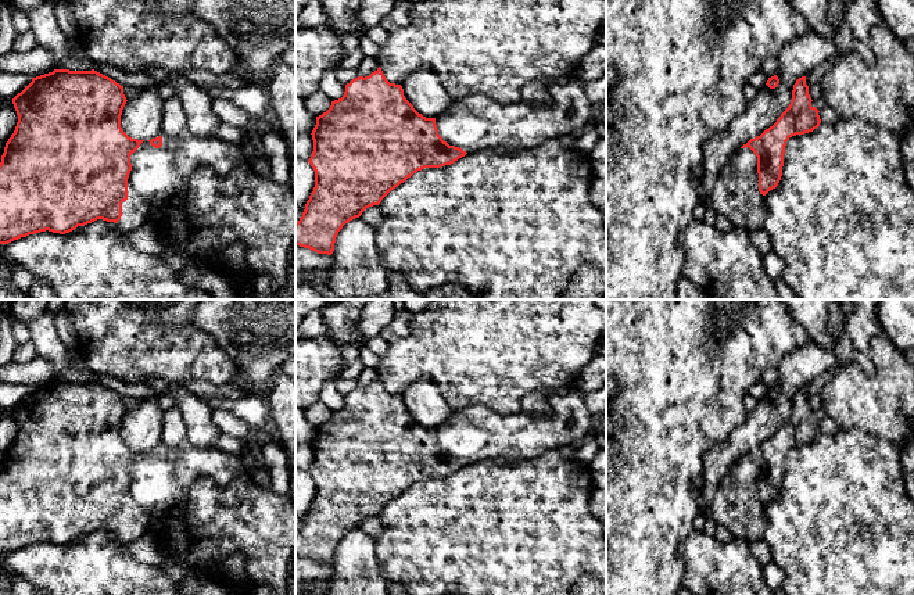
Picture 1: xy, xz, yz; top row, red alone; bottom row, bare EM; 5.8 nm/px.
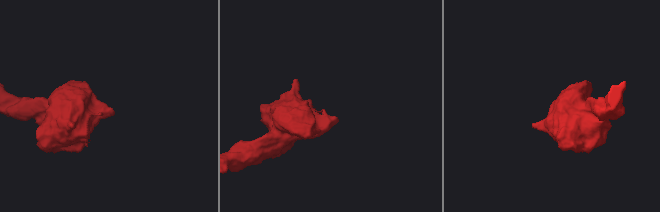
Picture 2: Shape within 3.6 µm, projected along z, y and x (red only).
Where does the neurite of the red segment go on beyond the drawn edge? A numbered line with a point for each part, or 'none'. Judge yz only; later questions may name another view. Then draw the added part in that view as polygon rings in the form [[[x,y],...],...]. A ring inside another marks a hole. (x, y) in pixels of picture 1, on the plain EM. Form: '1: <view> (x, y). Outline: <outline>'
1: yz (735, 505). Outline: [[[749,458],[739,459],[716,491],[712,517],[735,537],[755,542],[764,538],[764,510],[759,502],[757,467]]]

